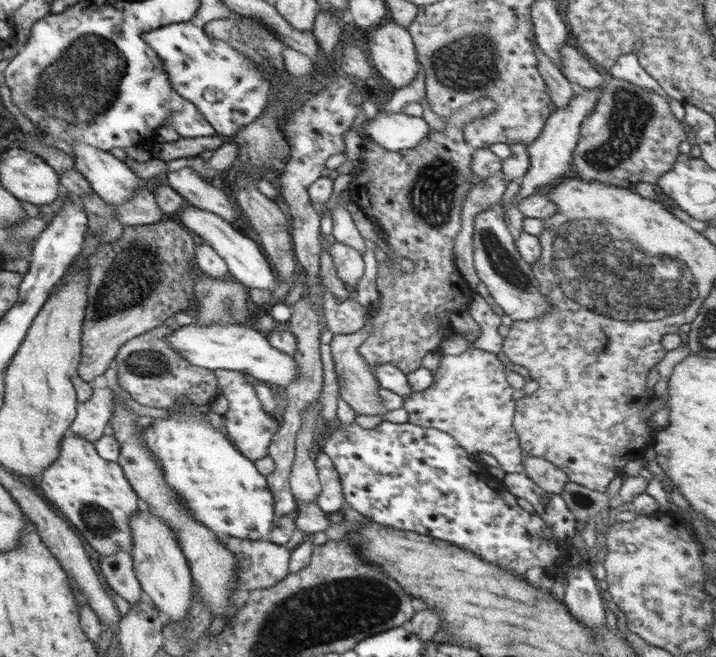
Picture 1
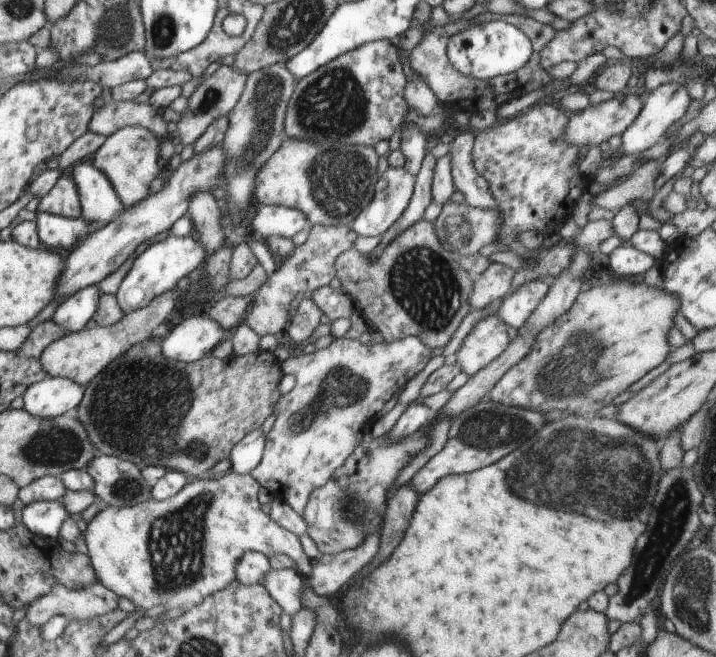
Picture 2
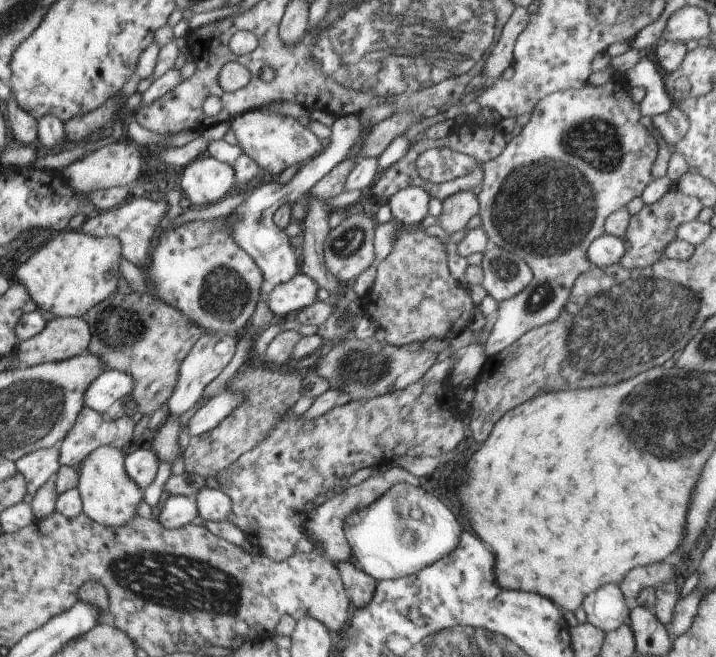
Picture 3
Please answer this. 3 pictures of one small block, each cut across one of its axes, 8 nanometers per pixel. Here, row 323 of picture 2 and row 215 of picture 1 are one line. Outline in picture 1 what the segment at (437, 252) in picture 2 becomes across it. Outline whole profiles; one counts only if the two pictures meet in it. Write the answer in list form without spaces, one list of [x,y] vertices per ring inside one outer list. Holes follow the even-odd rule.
[[[478,98],[478,100],[474,100],[474,102],[470,102],[464,106],[464,108],[460,108],[458,112],[454,112],[450,118],[444,118],[445,128],[444,130],[430,130],[430,136],[428,138],[424,138],[422,142],[418,142],[412,150],[402,150],[402,152],[398,152],[398,154],[402,154],[404,156],[404,160],[402,158],[398,158],[398,164],[394,164],[394,156],[392,156],[392,164],[390,162],[377,161],[377,157],[381,152],[380,146],[376,141],[372,141],[372,139],[365,140],[363,142],[364,159],[358,160],[358,165],[352,171],[352,179],[349,182],[349,187],[347,188],[349,194],[349,200],[355,202],[355,204],[359,207],[362,212],[372,221],[376,221],[378,228],[382,231],[382,236],[384,237],[388,247],[392,251],[394,256],[398,256],[400,258],[407,258],[410,262],[414,263],[415,268],[414,272],[404,272],[399,263],[394,259],[390,259],[391,266],[393,268],[389,268],[386,264],[380,262],[378,263],[379,269],[376,278],[376,285],[378,285],[378,290],[380,293],[380,298],[378,300],[372,302],[370,306],[367,308],[368,321],[372,323],[372,329],[370,330],[370,334],[368,334],[368,338],[362,341],[362,345],[358,347],[358,352],[360,352],[360,356],[366,360],[366,362],[372,366],[378,366],[378,364],[392,364],[399,368],[401,372],[408,375],[410,372],[415,372],[418,368],[422,367],[422,358],[428,354],[428,352],[432,352],[432,350],[436,350],[438,348],[440,342],[442,340],[446,340],[446,338],[450,337],[452,334],[452,329],[450,327],[446,327],[446,325],[442,324],[444,322],[444,318],[449,315],[456,316],[457,313],[469,311],[470,300],[472,300],[471,295],[474,291],[469,287],[466,283],[466,280],[461,276],[461,273],[458,271],[458,268],[455,266],[455,239],[459,236],[461,232],[460,228],[460,214],[462,214],[462,204],[464,204],[464,200],[466,200],[466,196],[468,196],[468,192],[470,192],[470,188],[474,186],[474,171],[472,171],[472,167],[470,167],[470,159],[473,154],[470,153],[468,149],[468,145],[466,145],[465,140],[463,139],[462,129],[464,129],[464,125],[468,123],[468,121],[478,118],[484,117],[484,115],[488,115],[488,113],[494,111],[496,108],[496,104],[492,98]]]

